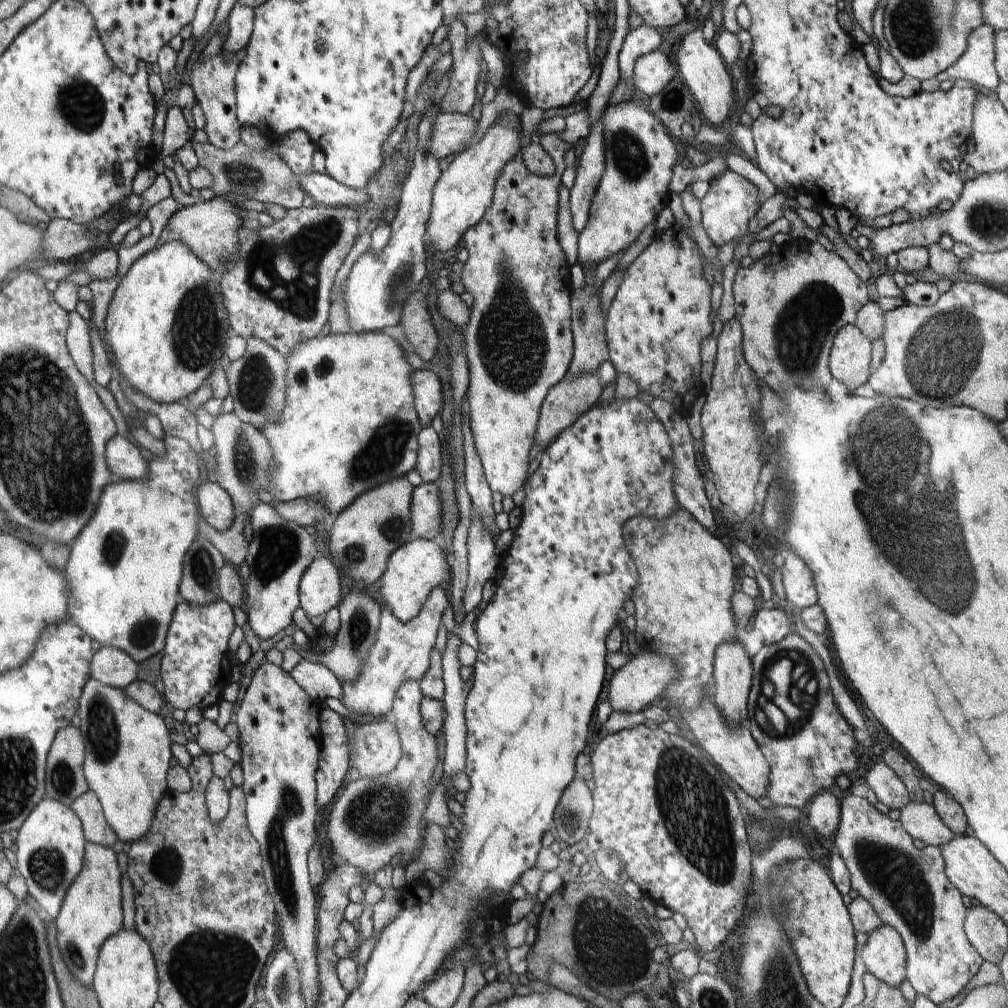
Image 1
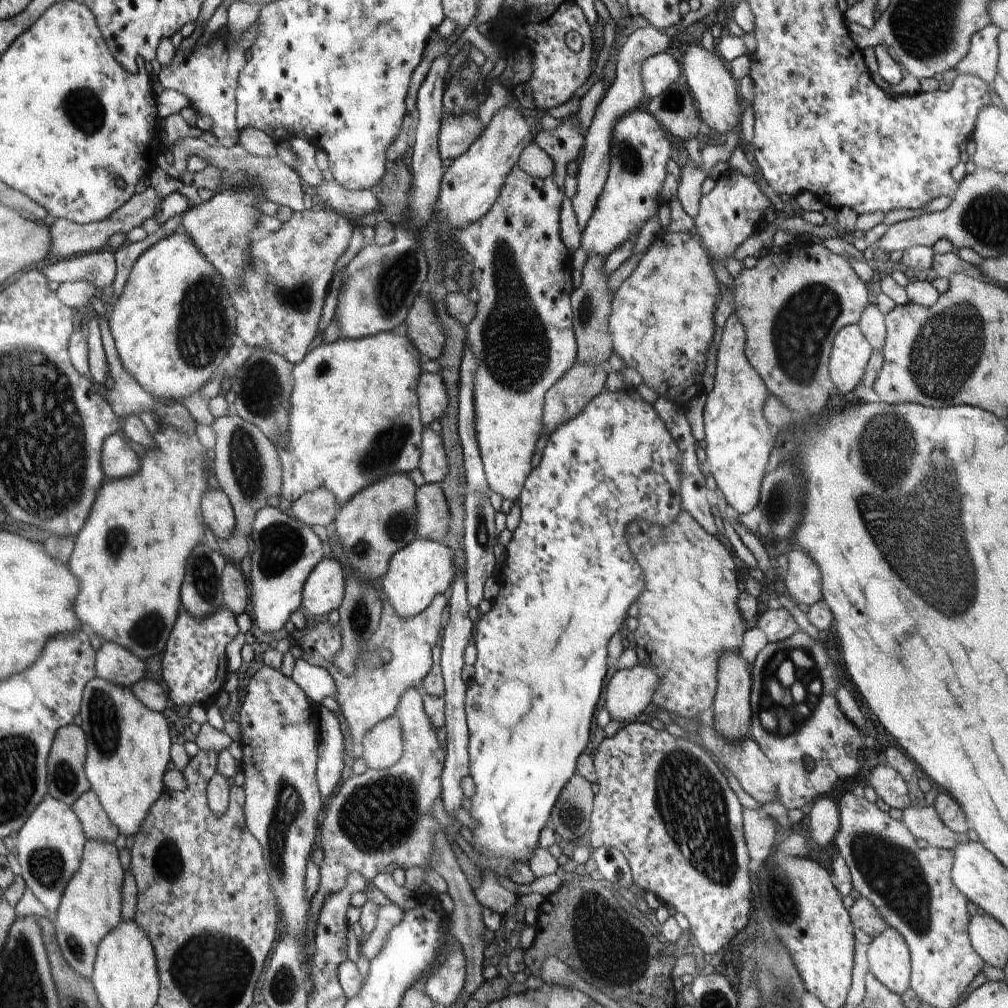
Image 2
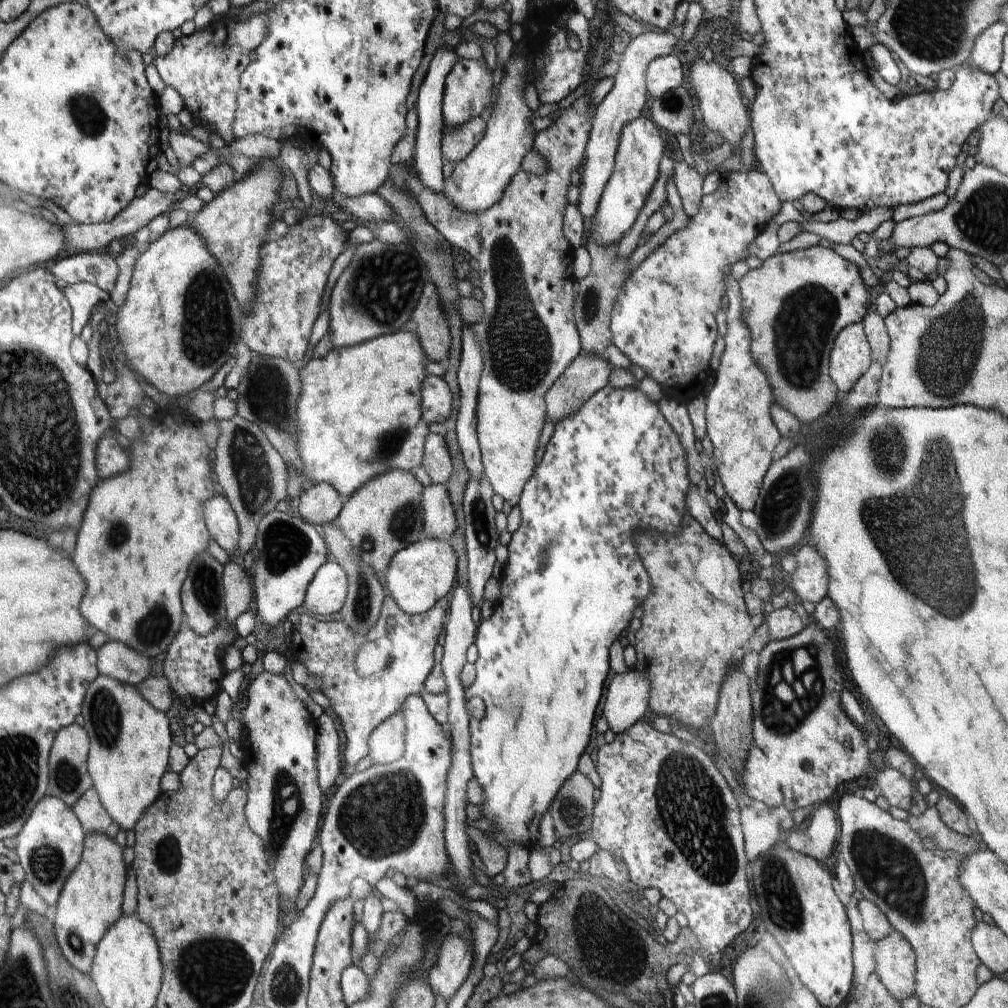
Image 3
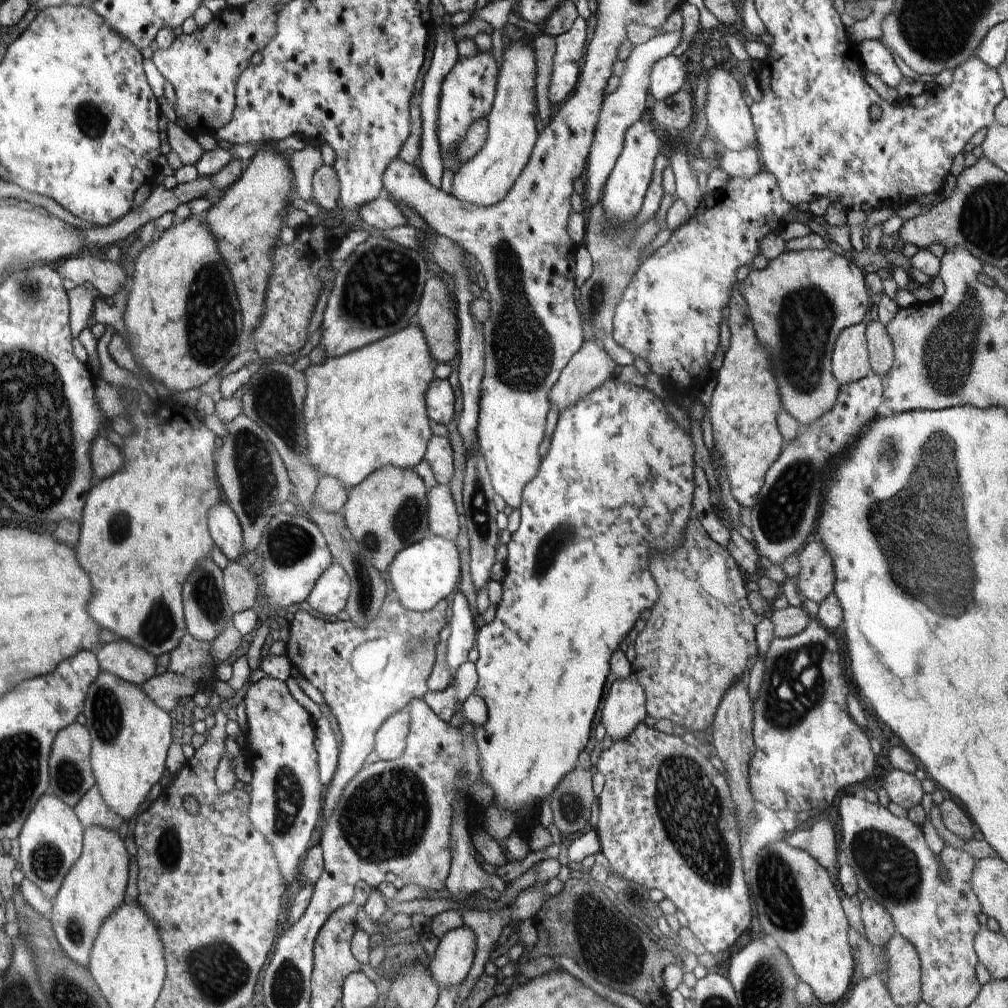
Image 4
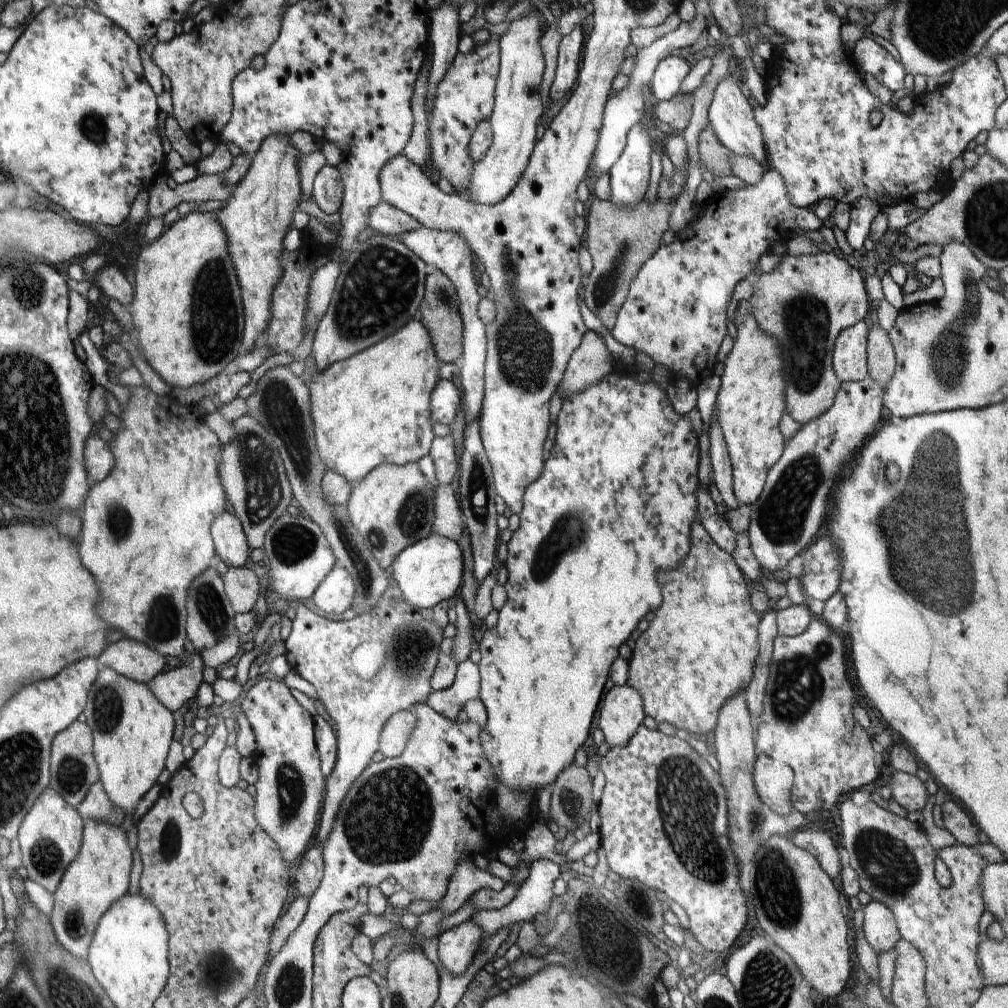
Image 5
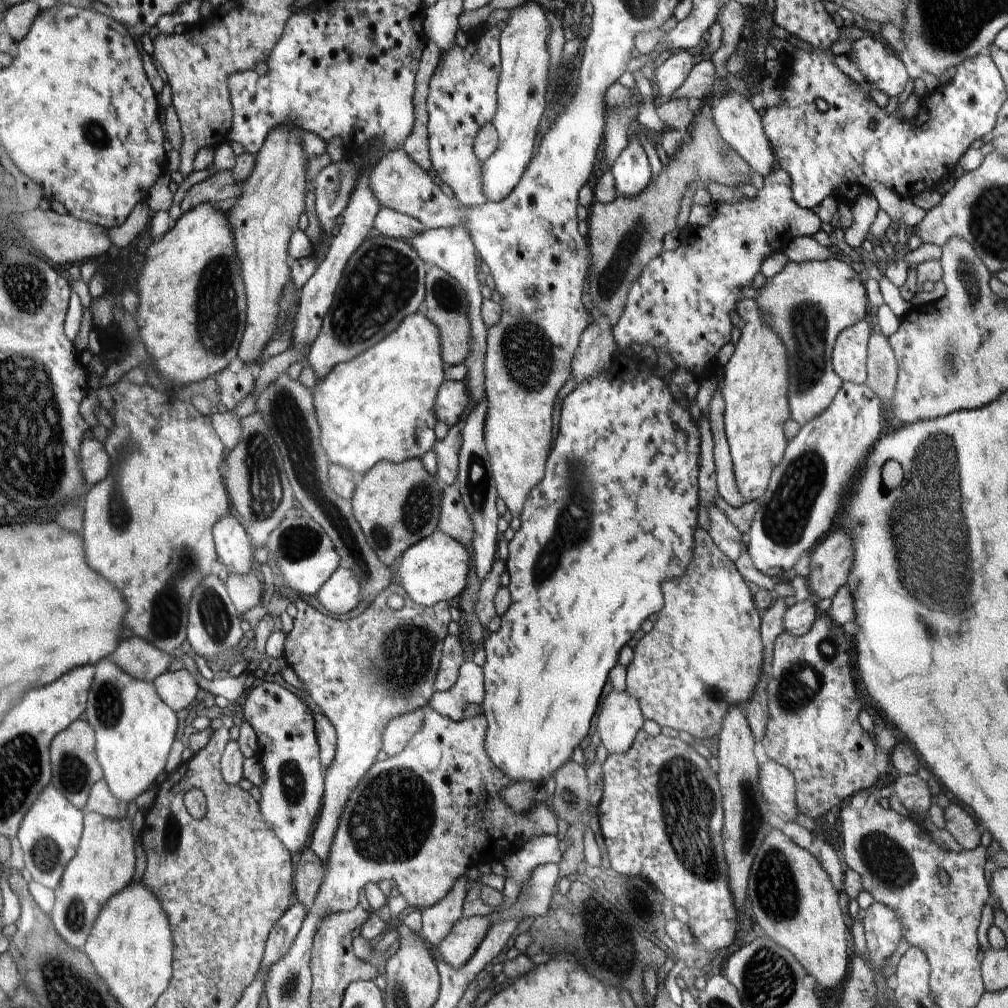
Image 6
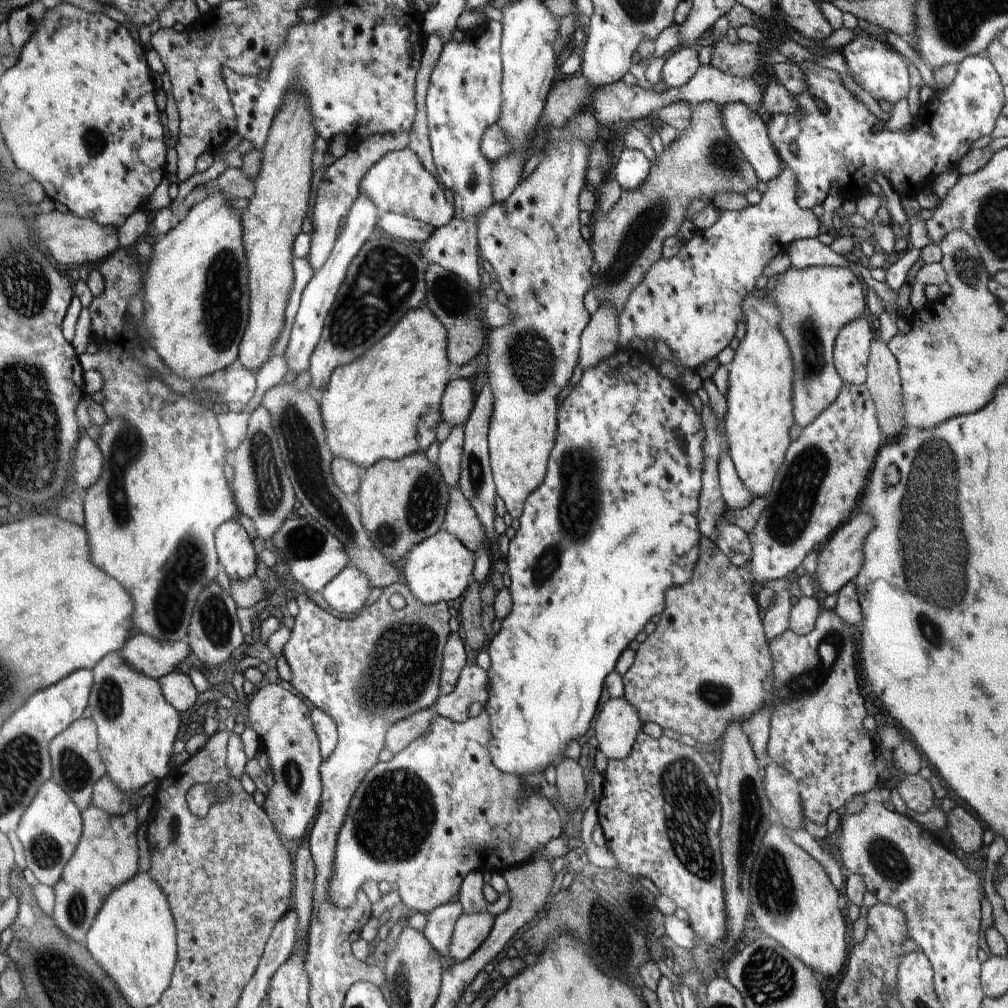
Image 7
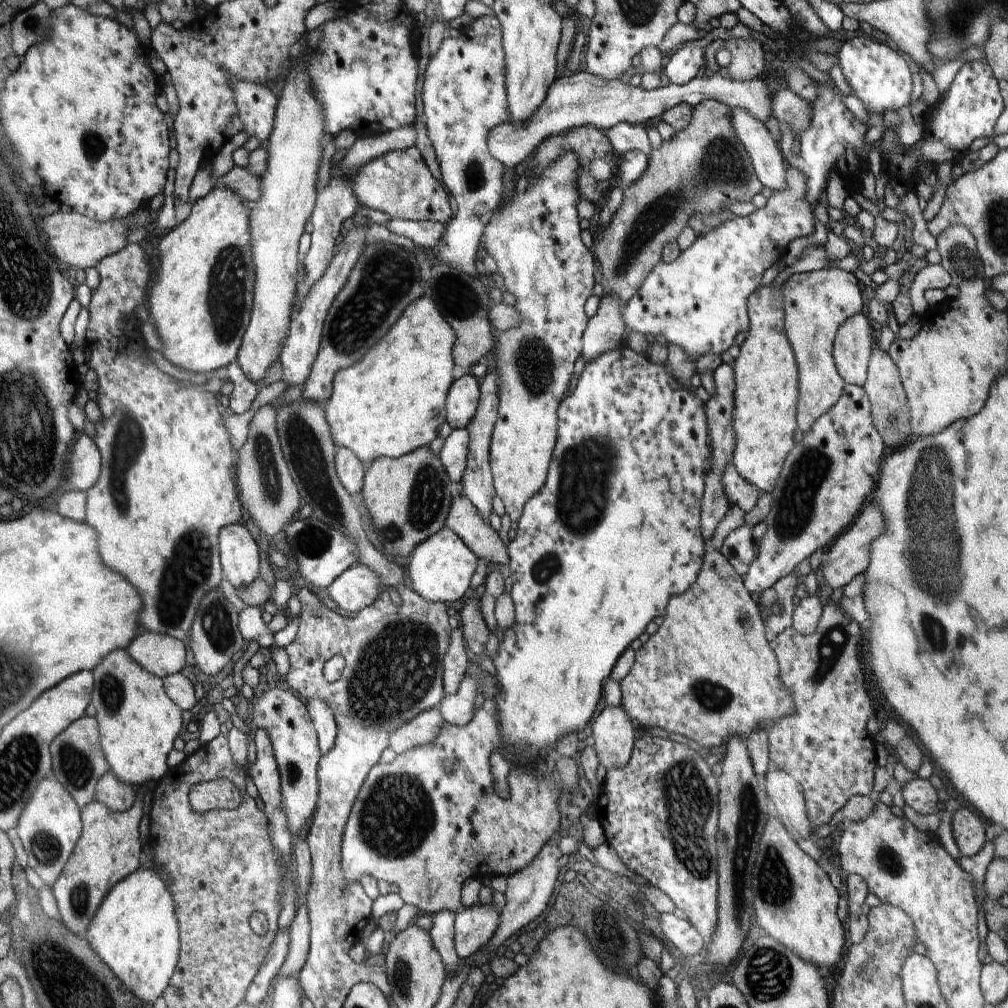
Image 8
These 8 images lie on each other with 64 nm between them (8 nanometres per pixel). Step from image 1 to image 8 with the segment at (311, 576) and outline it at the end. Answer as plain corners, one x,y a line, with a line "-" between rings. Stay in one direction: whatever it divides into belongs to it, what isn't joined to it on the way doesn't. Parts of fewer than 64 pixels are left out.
355,564
347,568
329,587
326,587
332,602
346,610
358,612
374,604
382,590
380,578
366,568
364,564

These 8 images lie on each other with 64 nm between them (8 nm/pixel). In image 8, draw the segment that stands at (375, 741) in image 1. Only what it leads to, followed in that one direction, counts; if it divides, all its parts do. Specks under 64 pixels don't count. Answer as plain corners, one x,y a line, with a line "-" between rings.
437,707
421,712
414,720
403,724
396,732
390,734
389,747
399,755
412,748
426,746
438,736
442,724
444,718

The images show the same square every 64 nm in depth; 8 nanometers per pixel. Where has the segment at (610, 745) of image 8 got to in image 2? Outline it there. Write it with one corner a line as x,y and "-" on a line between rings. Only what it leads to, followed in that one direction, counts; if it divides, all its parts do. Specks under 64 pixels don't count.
640,661
628,669
618,669
606,688
605,706
610,720
627,725
636,721
650,704
660,686
660,676

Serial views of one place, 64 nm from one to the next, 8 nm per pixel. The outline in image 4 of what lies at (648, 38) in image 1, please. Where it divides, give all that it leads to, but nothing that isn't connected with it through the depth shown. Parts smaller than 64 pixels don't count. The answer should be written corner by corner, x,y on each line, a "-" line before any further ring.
679,30
660,34
660,36
650,38
644,44
634,45
630,56
625,60
626,66
624,66
624,74
620,77
620,86
612,94
604,97
602,110
598,115
598,124
596,124
596,130
594,130
594,142
590,146
585,168
586,183
583,201
587,212
601,199
602,186
607,183
608,176
610,176
610,172
612,172
618,156
624,148
624,137
628,132
628,128
642,118
642,112
646,108
646,93
650,84
650,72
652,72
654,64
665,56
672,55
672,50
681,44
682,38
684,38
682,30

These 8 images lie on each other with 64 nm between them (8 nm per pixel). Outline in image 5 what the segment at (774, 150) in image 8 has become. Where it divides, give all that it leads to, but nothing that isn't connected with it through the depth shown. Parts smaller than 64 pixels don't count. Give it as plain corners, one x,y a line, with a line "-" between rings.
731,75
722,78
718,82
718,86
714,89
714,98
712,104
708,107
708,120
716,138
730,150
730,152
738,156
749,156
755,159
758,164
767,168
766,158
768,152
762,130
754,118
752,106
748,104
748,100
744,97
742,90
738,87
736,80

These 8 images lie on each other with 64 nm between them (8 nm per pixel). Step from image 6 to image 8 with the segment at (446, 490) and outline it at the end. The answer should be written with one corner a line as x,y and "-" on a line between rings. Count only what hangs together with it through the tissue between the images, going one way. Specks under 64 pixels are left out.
463,495
453,496
445,526
479,559
489,562
490,567
499,568
510,564
508,548
500,540
498,533

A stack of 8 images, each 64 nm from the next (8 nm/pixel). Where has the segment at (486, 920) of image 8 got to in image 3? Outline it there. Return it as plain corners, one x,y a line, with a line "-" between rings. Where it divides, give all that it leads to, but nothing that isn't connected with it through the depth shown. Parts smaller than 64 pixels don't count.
450,931
444,938
437,952
436,963
427,976
432,992
449,1001
468,978
472,965
473,957
468,942

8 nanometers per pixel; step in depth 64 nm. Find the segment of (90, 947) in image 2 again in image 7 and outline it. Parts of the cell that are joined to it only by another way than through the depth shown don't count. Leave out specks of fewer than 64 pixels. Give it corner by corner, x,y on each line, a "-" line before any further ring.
93,805
81,812
81,818
82,837
74,856
63,869
60,881
53,887
56,904
51,918
69,940
85,946
86,936
104,900
137,874
139,824
134,812
128,812
125,816
108,816

